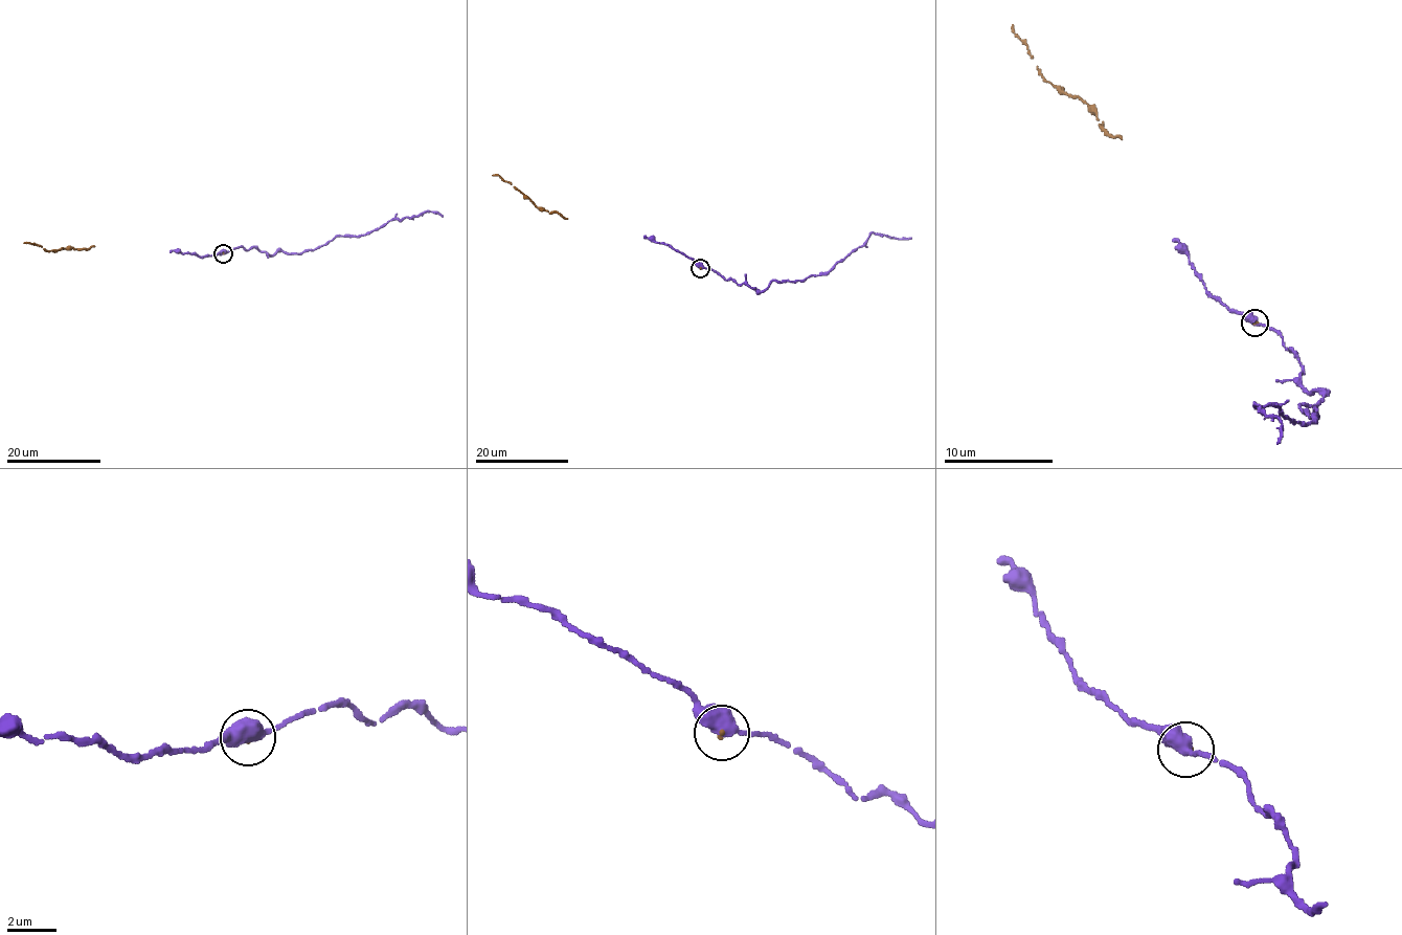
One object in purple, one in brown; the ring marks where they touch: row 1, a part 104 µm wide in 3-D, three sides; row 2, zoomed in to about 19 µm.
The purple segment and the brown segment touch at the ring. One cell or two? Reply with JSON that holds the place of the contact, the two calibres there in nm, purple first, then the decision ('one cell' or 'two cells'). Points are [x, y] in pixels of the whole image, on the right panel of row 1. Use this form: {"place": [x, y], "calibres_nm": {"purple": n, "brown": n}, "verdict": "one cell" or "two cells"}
{"place": [1254, 323], "calibres_nm": {"purple": 440, "brown": 100}, "verdict": "one cell"}

